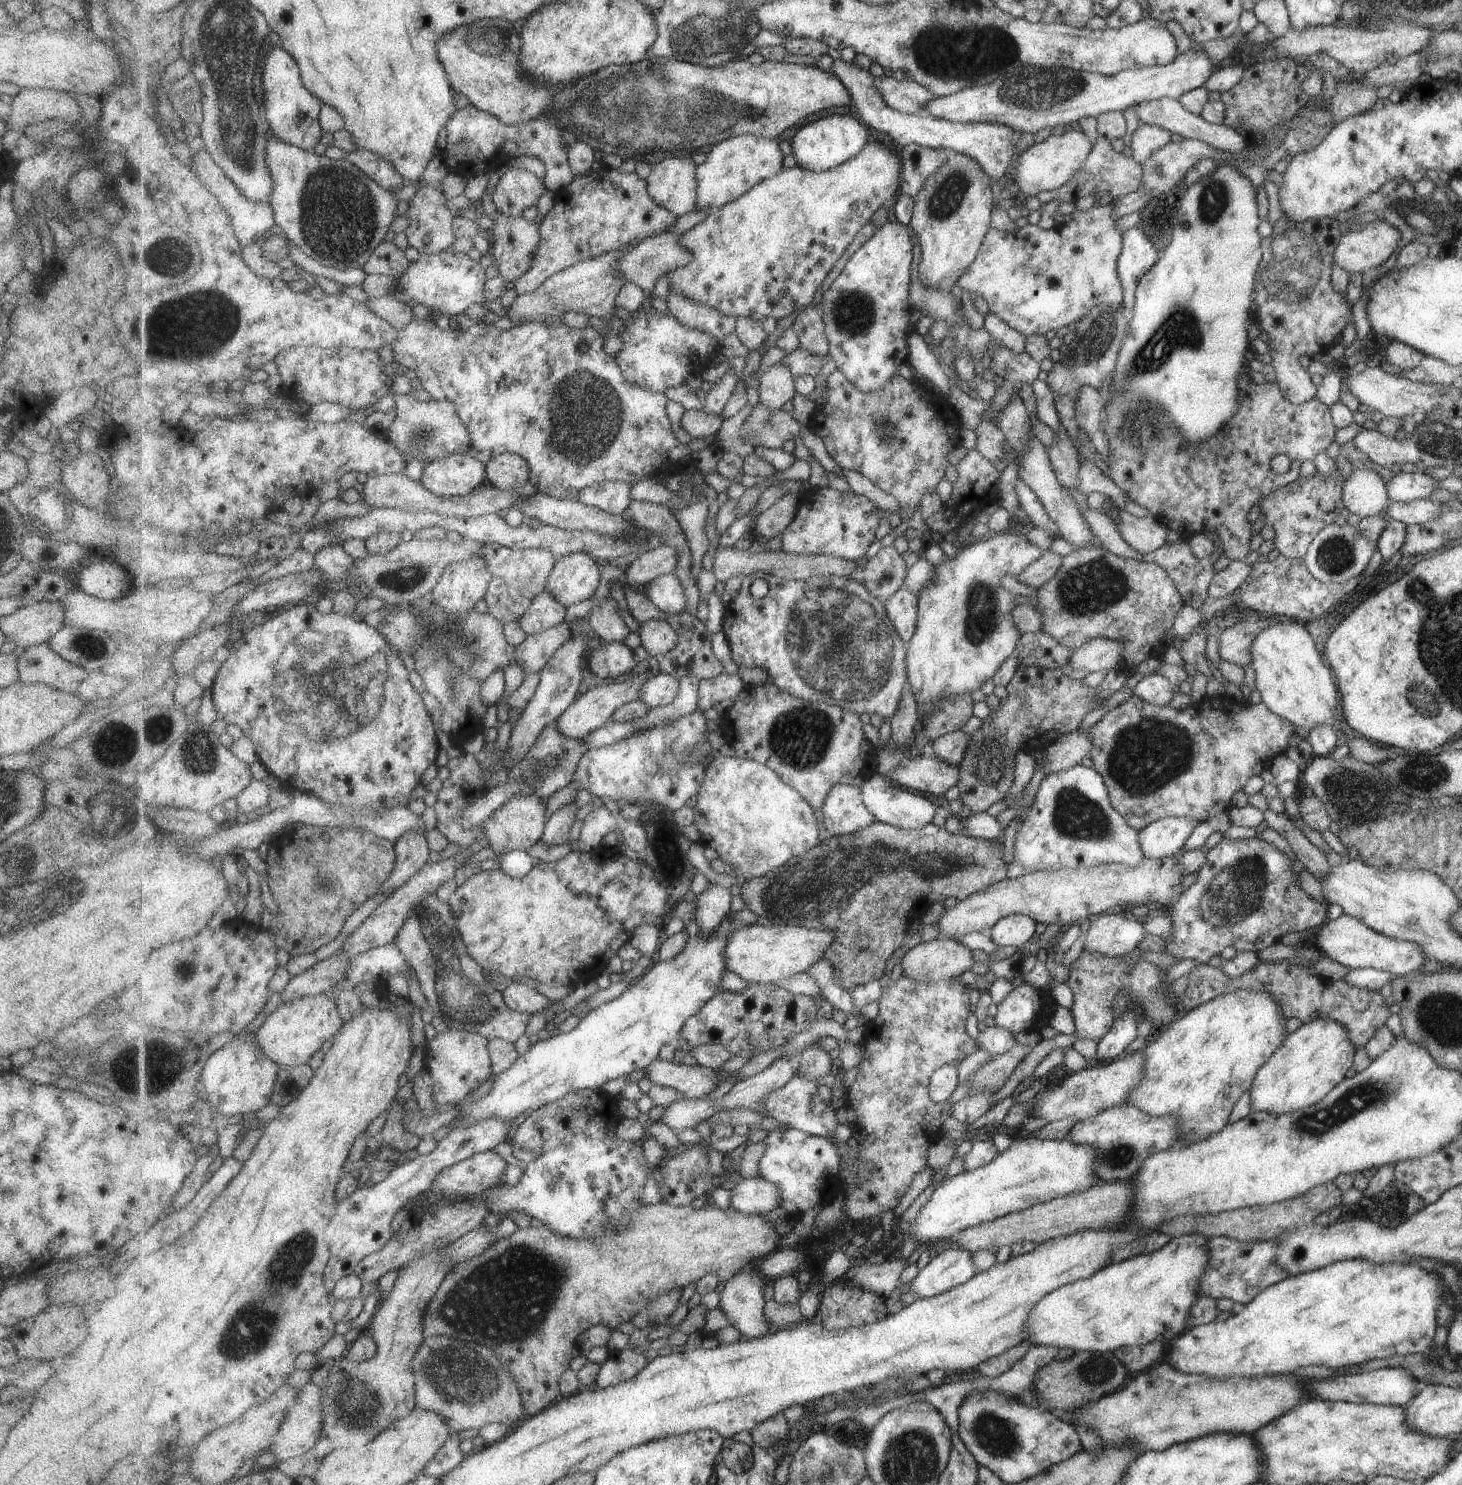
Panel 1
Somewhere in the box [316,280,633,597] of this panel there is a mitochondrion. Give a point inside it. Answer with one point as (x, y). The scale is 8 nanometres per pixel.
(584, 411)

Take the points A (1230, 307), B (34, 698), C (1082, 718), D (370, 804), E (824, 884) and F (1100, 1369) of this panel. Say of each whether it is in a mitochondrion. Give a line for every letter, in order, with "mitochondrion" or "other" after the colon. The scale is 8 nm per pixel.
A: other
B: other
C: other
D: other
E: mitochondrion
F: mitochondrion

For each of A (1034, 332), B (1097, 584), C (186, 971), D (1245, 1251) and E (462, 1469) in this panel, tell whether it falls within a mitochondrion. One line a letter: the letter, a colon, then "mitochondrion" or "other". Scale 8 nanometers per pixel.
A: other
B: mitochondrion
C: mitochondrion
D: other
E: other

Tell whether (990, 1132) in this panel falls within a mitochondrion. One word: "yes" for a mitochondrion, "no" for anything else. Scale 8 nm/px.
no

